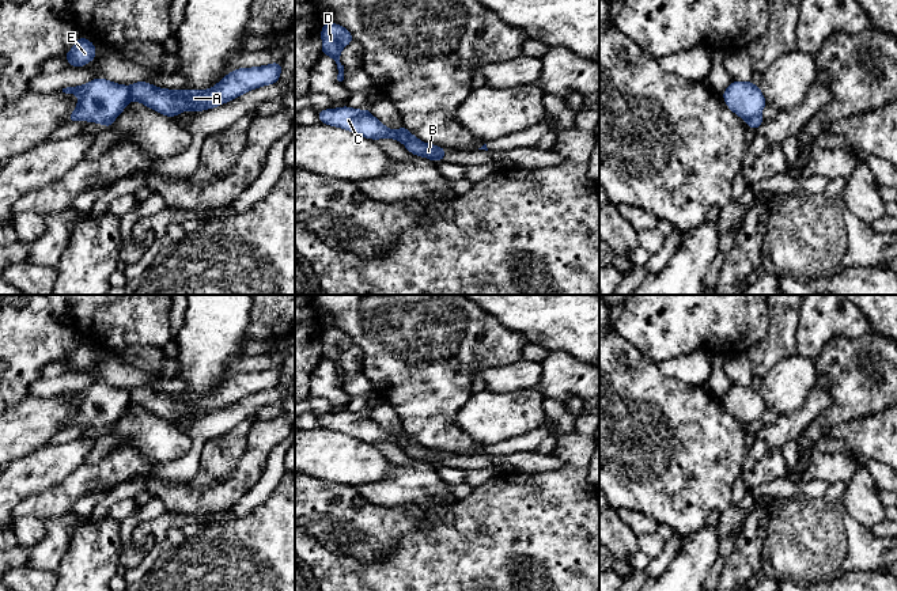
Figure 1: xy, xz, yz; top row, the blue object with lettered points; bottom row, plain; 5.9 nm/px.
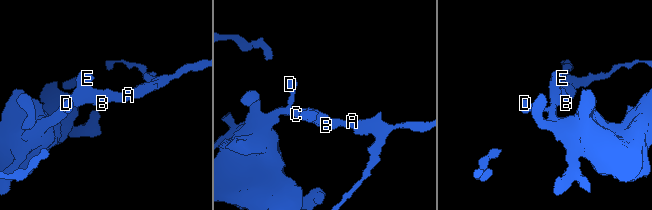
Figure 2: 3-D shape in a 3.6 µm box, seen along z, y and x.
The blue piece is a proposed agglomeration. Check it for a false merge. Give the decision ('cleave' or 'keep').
cleave

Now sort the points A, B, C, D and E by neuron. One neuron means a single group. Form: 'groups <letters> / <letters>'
groups A B / C D E

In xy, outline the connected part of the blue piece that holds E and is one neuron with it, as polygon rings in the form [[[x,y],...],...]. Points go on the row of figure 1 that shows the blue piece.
[[[77,37],[75,46],[65,54],[65,60],[72,64],[73,68],[83,67],[94,60],[96,56],[95,46],[86,38]]]

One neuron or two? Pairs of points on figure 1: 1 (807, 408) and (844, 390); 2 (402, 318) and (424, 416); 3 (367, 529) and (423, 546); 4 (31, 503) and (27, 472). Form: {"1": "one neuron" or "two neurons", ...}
{"1": "two neurons", "2": "one neuron", "3": "two neurons", "4": "two neurons"}

